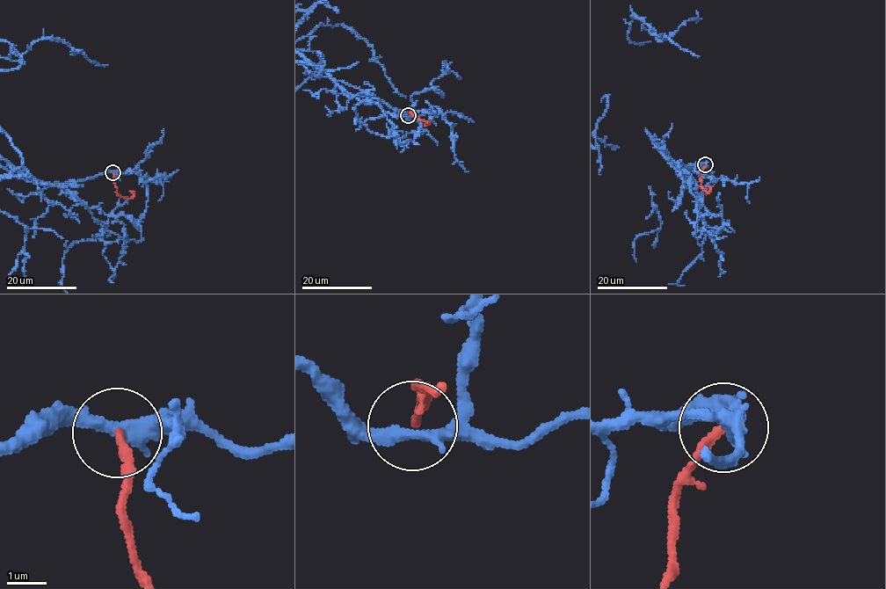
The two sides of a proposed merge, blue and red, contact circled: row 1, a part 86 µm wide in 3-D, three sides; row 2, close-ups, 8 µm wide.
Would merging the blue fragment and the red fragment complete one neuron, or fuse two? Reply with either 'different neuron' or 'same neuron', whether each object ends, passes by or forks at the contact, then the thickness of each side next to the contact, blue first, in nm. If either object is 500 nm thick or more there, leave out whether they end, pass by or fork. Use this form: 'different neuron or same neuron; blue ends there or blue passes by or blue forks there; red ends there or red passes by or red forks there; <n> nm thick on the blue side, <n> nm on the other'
different neuron; blue passes by; red ends there; 360 nm thick on the blue side, 220 nm on the other

